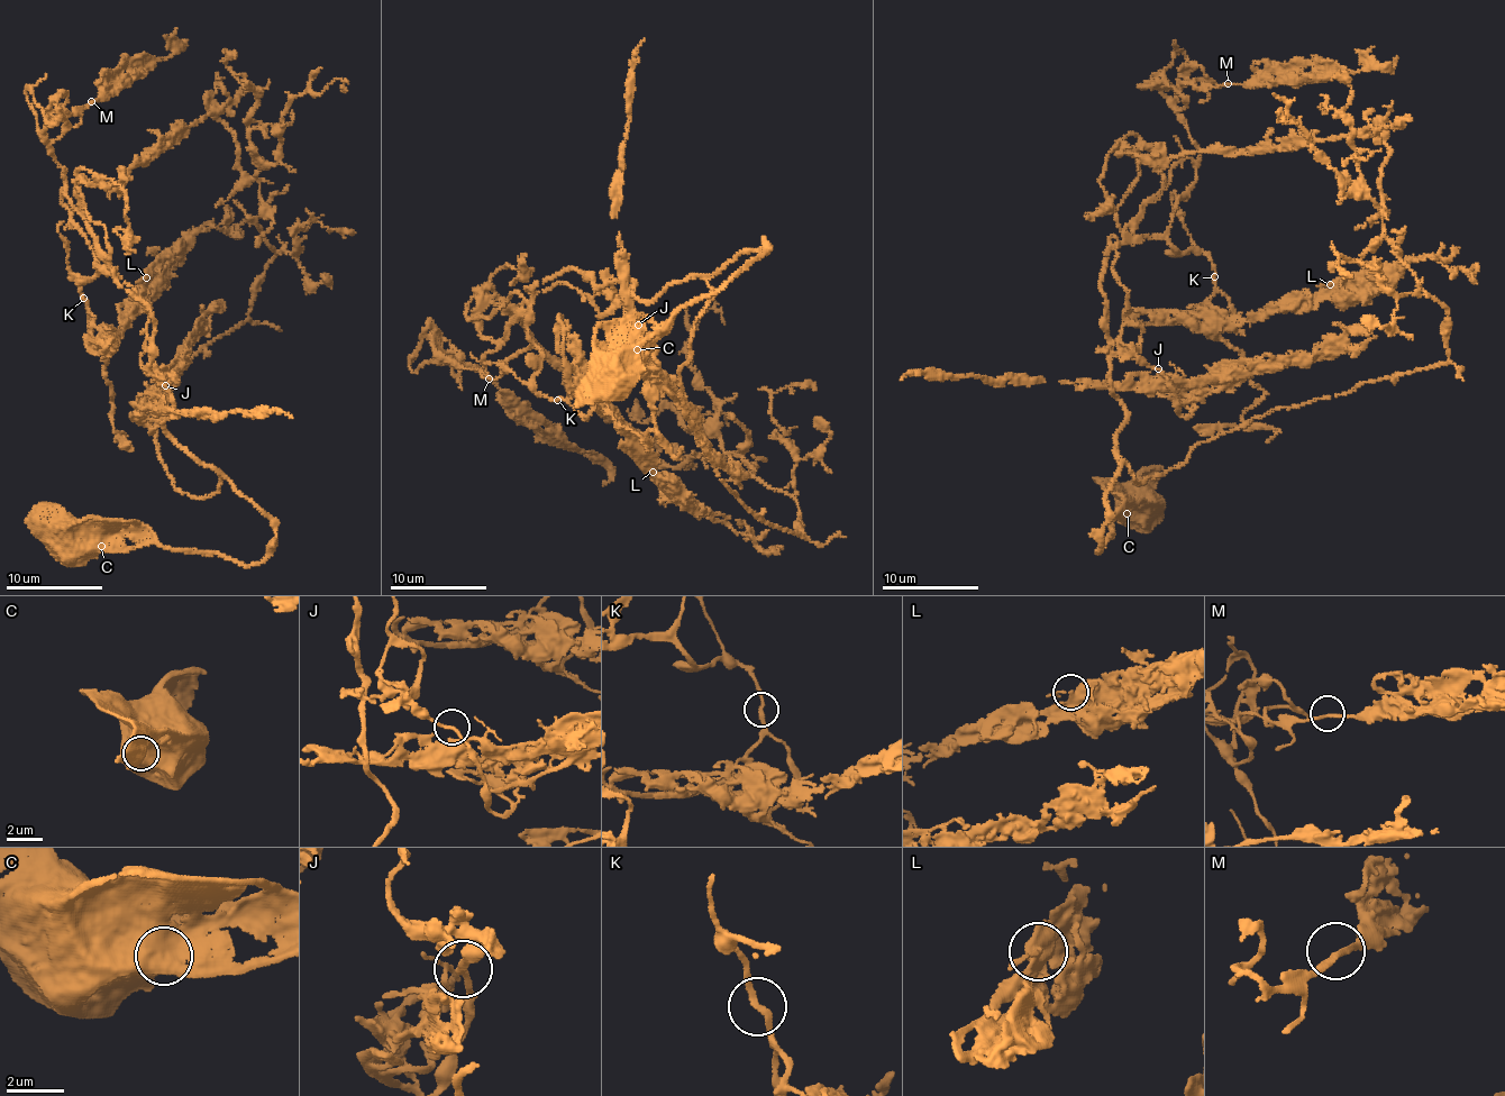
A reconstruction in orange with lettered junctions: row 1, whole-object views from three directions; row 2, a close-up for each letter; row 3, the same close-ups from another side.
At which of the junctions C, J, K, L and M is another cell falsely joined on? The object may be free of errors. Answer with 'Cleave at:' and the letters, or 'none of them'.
Cleave at: none of them

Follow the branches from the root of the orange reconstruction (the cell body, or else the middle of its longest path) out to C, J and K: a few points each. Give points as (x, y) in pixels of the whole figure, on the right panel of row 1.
C: (1141, 507), (1147, 514), (1129, 518), (1127, 513)
J: (1141, 507), (1147, 514), (1113, 519), (1100, 551), (1125, 416), (1110, 365), (1131, 352), (1157, 368)
K: (1141, 507), (1100, 551), (1125, 416), (1116, 250), (1160, 236), (1214, 277)

